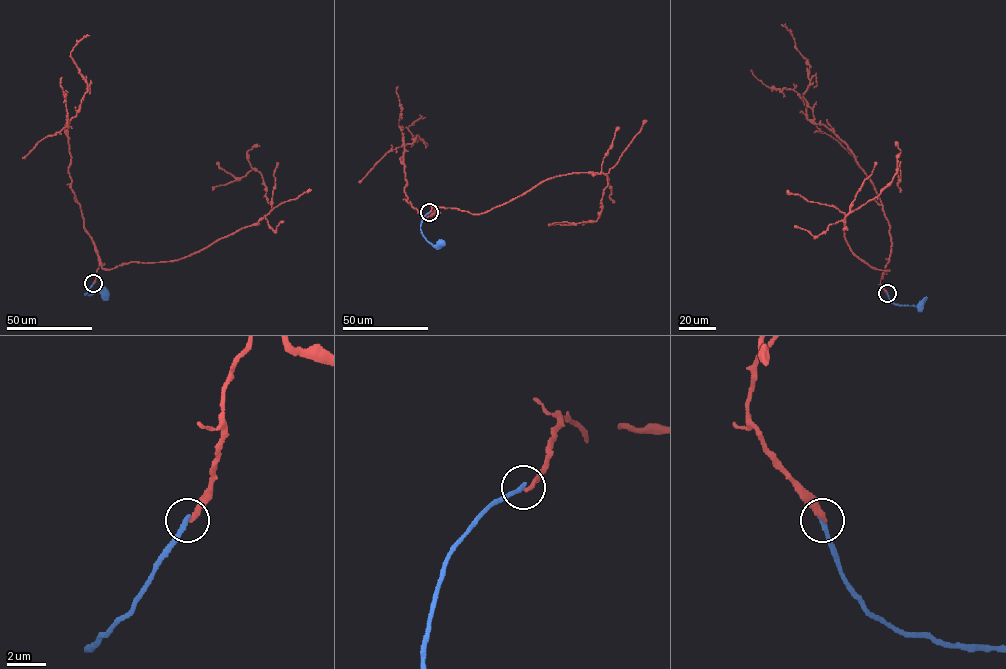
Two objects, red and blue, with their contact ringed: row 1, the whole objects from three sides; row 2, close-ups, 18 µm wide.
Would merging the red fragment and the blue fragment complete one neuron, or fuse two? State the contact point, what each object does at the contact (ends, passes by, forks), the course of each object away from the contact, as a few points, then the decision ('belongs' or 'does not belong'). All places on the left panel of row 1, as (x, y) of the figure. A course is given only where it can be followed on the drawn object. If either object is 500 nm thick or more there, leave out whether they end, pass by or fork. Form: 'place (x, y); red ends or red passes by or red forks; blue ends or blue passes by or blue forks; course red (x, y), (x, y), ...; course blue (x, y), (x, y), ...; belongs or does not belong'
place (93, 283); red ends; blue ends; course red (93, 283), (100, 261), (110, 269), (177, 260), (271, 210), (262, 175), (252, 169), (213, 190); course blue (93, 283), (84, 295), (99, 292), (105, 295); does not belong

